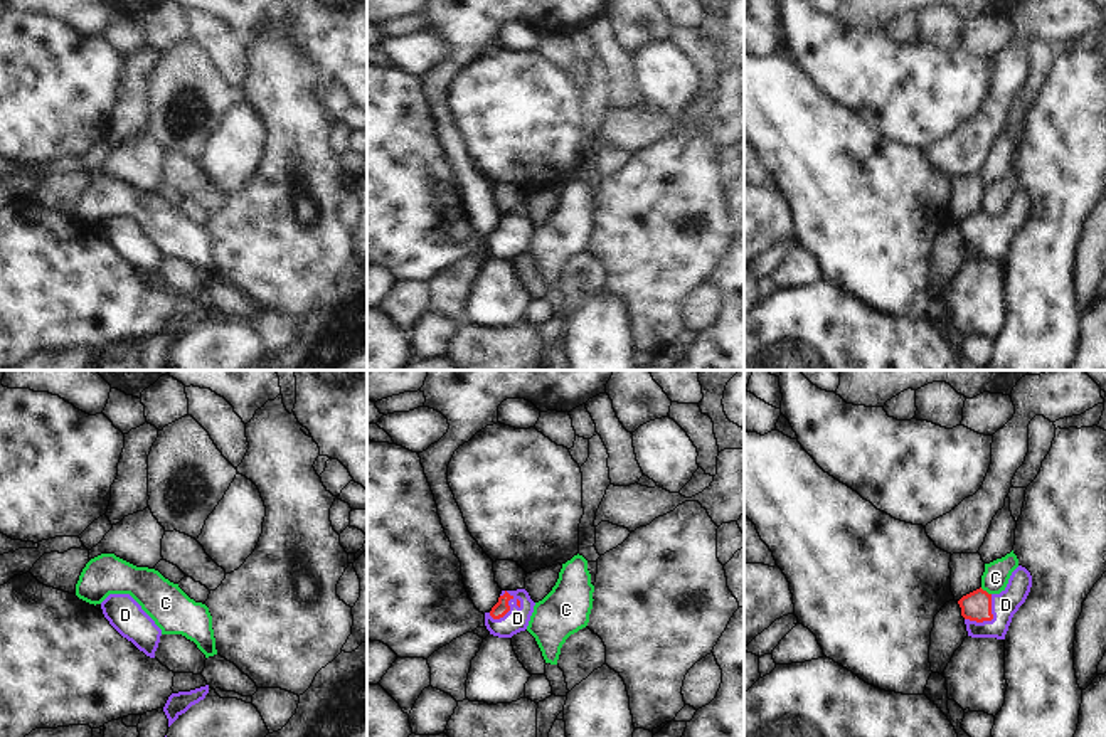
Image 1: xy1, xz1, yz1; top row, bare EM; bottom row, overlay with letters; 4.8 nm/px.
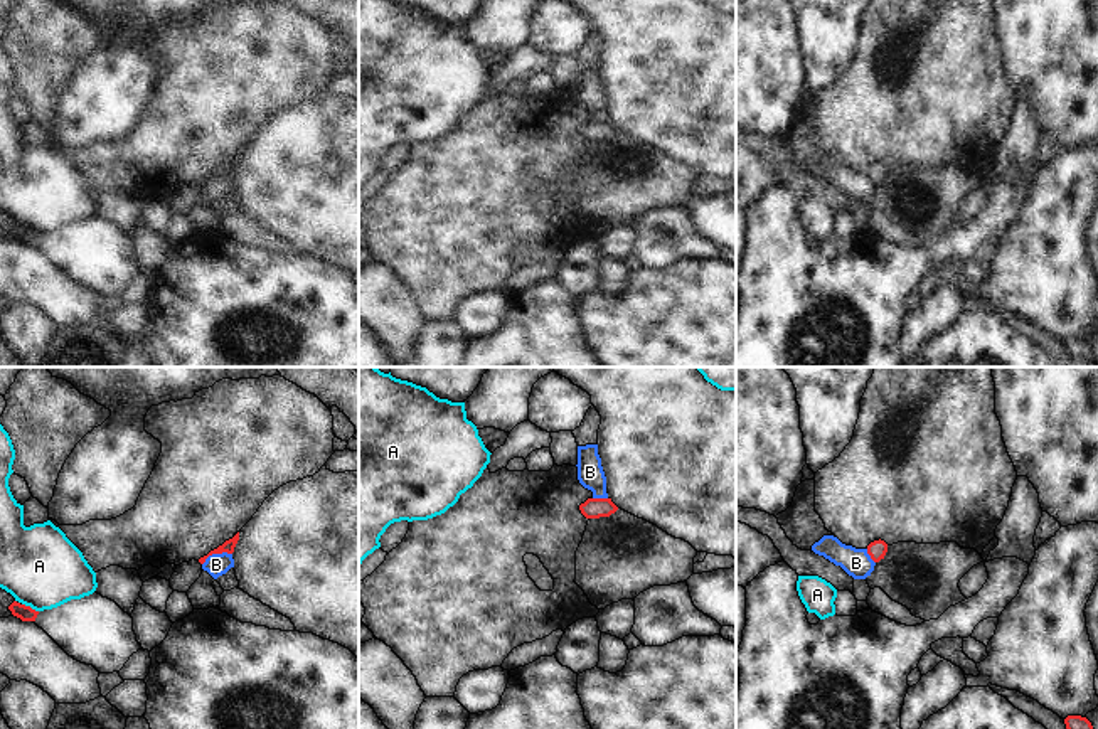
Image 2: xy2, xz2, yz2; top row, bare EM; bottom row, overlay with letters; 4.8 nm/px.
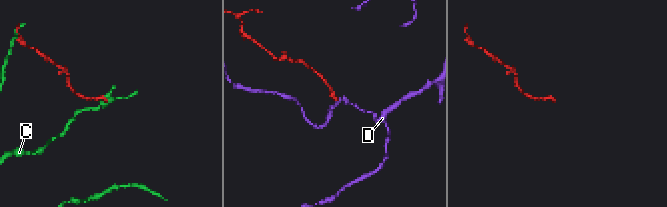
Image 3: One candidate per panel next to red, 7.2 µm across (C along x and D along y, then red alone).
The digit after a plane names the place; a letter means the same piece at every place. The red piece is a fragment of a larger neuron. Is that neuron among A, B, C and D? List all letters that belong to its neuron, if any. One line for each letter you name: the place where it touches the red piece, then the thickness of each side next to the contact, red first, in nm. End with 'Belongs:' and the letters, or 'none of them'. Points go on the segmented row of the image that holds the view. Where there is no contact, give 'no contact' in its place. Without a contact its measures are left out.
D: xz1 (509, 609) | 70/110 nm
Belongs: D

